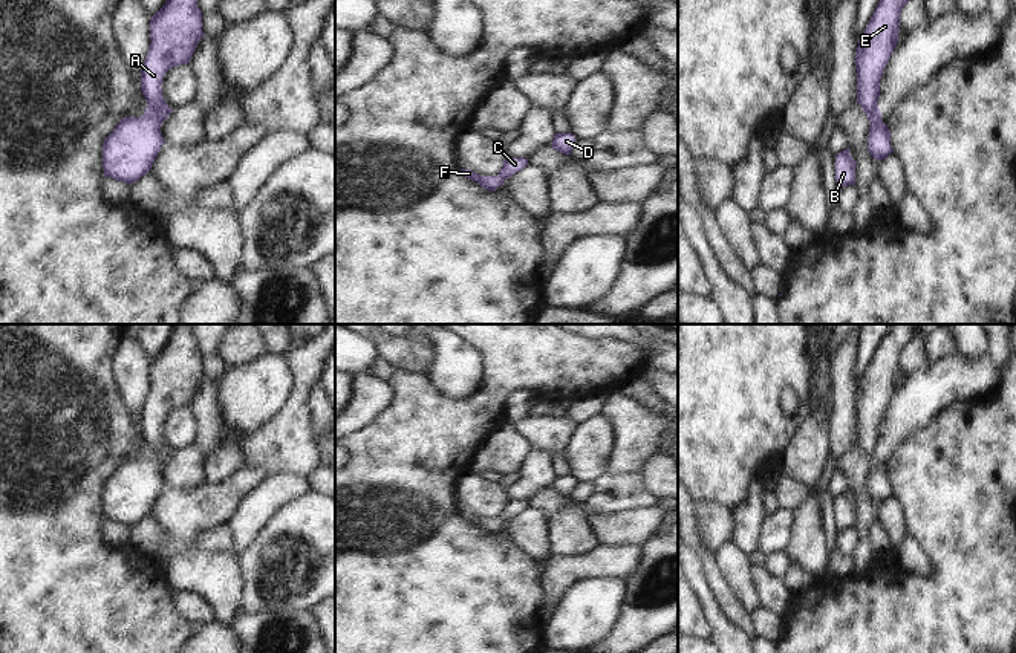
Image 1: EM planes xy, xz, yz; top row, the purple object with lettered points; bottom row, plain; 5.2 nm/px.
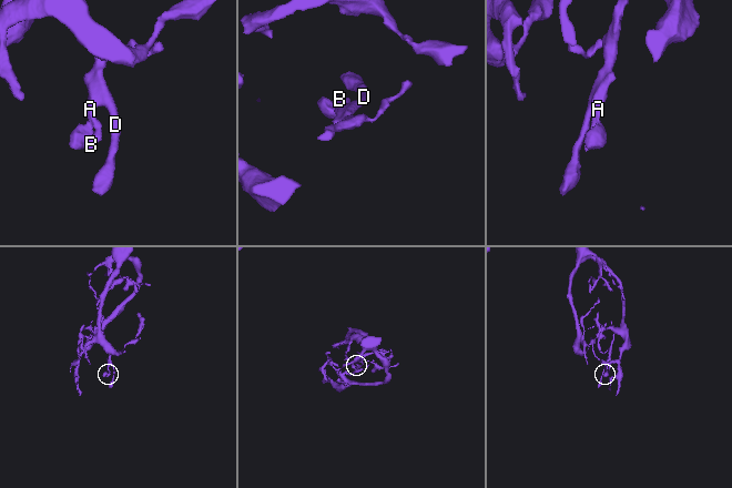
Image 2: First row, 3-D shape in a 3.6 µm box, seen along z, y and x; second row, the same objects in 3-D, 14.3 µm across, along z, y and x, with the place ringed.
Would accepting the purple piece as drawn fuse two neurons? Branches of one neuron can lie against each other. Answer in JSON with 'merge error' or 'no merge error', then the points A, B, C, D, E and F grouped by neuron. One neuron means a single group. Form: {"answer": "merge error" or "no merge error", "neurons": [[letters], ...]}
{"answer": "merge error", "neurons": [["A", "B", "C", "D", "E"], ["F"]]}

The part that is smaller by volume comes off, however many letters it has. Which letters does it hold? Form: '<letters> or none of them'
F

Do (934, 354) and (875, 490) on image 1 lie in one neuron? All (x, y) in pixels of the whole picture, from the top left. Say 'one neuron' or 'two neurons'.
two neurons

